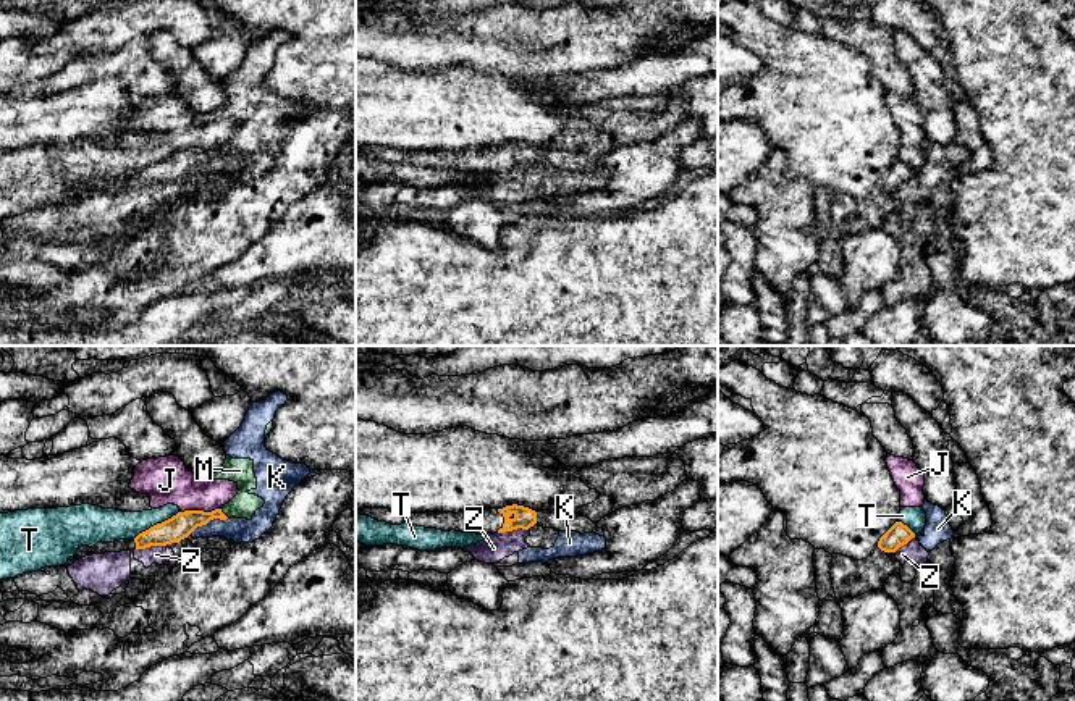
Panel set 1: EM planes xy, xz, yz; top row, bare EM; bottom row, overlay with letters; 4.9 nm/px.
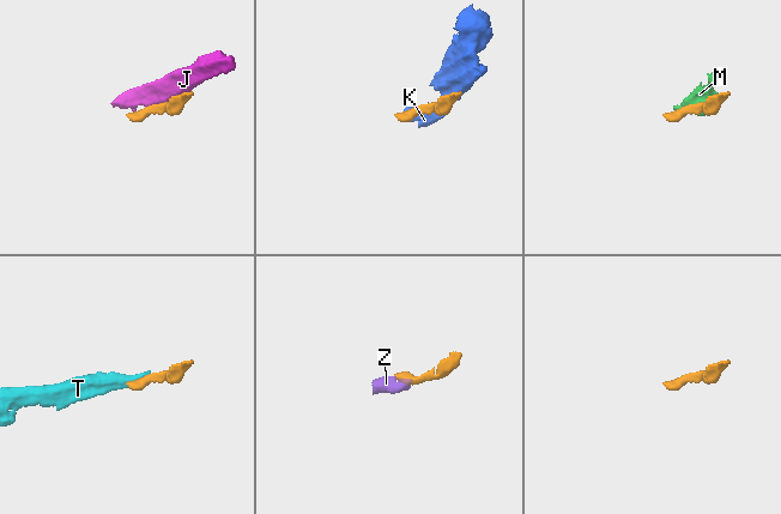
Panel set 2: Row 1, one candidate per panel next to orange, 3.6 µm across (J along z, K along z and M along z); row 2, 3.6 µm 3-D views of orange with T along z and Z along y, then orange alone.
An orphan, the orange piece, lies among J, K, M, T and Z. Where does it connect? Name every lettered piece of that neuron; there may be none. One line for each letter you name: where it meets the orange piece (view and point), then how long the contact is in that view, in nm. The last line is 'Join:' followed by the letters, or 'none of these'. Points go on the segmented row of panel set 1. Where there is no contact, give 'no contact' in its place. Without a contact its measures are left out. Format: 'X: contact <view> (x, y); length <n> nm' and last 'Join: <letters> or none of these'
Join: none of these

